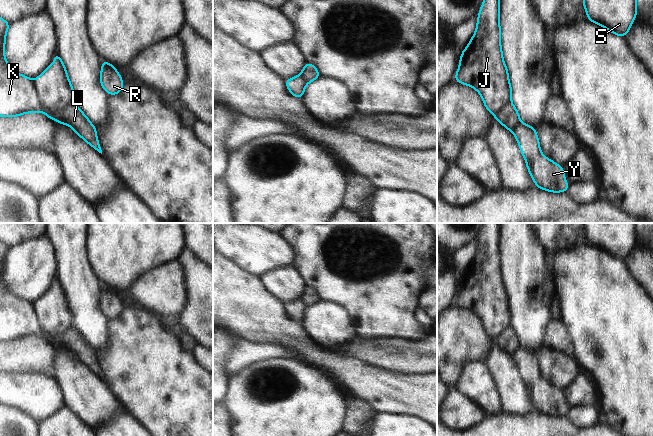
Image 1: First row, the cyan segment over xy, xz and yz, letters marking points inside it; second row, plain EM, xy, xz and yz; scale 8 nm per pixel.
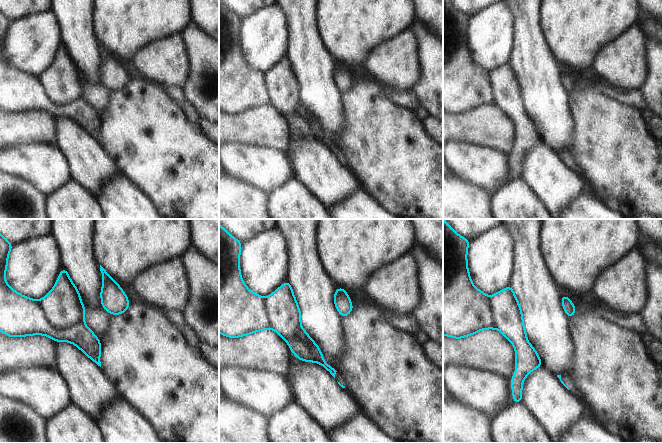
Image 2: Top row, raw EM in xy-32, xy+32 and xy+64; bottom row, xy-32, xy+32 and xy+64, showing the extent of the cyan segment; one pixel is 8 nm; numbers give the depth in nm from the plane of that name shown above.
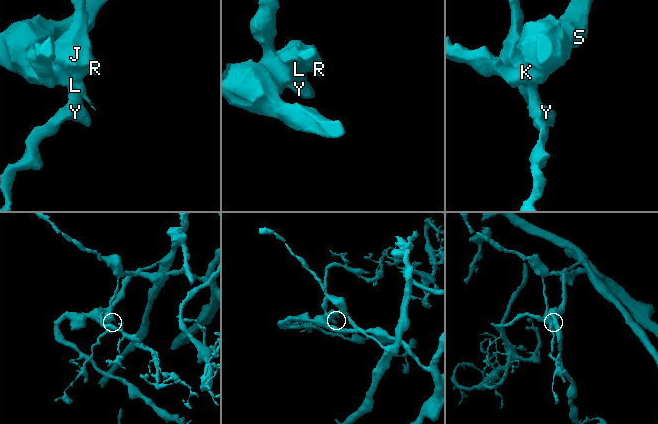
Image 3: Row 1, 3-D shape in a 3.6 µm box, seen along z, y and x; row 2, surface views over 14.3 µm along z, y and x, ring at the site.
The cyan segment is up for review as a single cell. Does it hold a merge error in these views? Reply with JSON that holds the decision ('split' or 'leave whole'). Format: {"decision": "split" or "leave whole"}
{"decision": "split"}

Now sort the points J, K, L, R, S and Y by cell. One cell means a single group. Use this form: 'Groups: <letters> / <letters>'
Groups: J R Y / K L S

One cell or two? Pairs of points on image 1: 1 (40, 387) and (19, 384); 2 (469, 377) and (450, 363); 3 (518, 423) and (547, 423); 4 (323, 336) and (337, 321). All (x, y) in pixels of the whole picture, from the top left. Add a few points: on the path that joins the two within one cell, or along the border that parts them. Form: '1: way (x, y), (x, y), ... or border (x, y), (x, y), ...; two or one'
1: way (35, 387), (24, 387); one
2: border (481, 360), (468, 361), (464, 365), (455, 386); two
3: way (525, 423), (540, 423); one
4: way (327, 332), (333, 325); one

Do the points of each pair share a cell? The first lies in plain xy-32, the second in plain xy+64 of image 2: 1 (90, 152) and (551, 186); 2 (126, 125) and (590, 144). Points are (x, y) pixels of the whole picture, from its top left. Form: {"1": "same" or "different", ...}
{"1": "same", "2": "same"}

